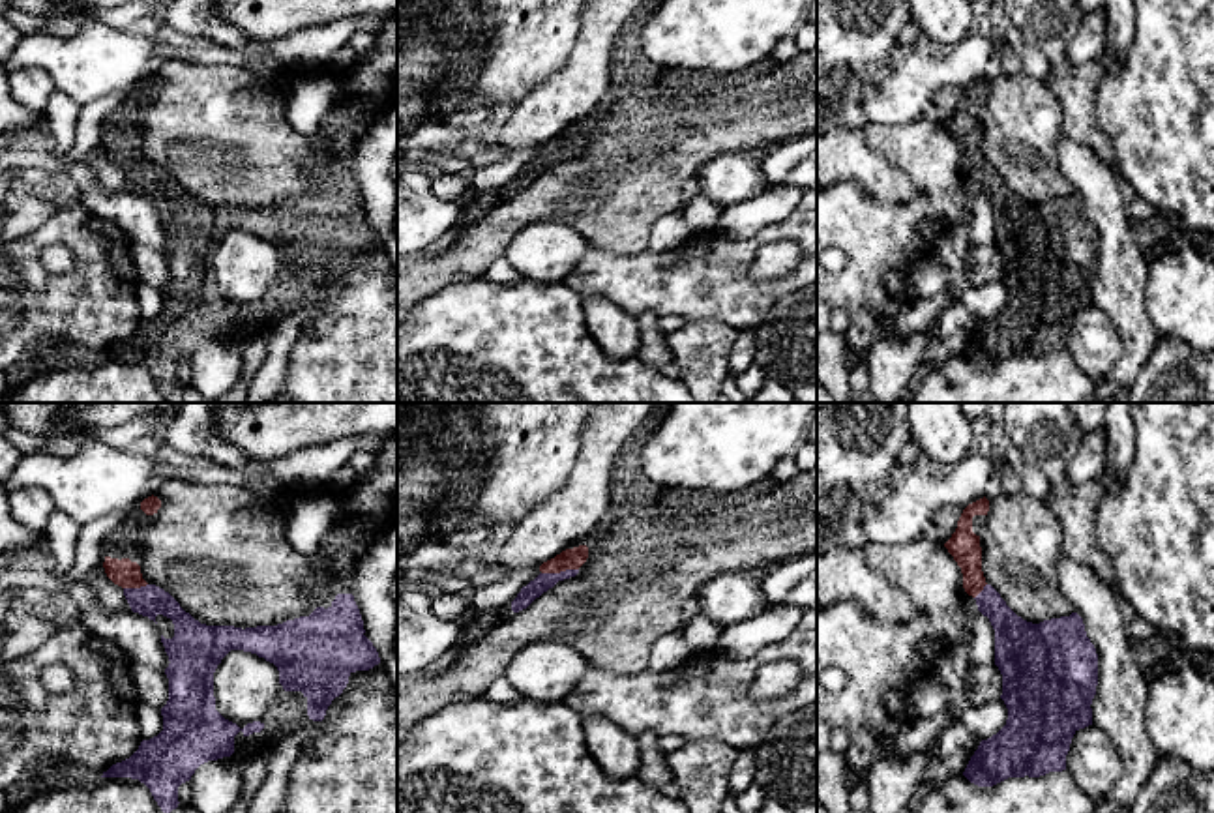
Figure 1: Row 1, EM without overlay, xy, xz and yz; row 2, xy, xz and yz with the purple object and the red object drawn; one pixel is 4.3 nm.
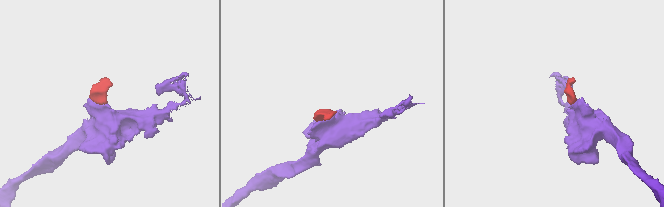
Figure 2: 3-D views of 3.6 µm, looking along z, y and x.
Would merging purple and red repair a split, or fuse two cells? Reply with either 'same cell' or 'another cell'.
same cell

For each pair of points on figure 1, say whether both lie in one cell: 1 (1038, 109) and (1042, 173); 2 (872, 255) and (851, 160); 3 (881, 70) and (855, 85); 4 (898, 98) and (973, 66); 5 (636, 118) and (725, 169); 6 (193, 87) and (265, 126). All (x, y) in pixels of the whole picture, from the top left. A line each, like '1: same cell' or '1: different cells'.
1: same cell
2: different cells
3: same cell
4: same cell
5: different cells
6: same cell

